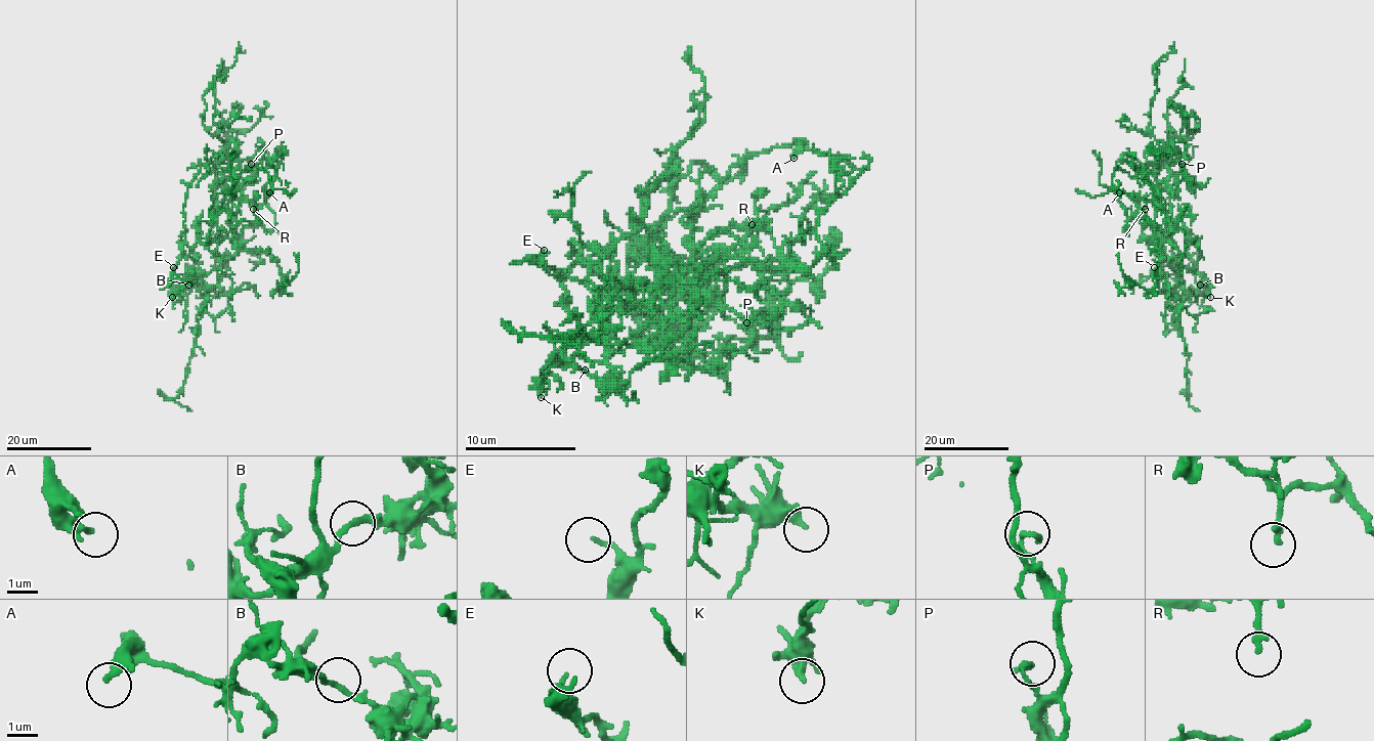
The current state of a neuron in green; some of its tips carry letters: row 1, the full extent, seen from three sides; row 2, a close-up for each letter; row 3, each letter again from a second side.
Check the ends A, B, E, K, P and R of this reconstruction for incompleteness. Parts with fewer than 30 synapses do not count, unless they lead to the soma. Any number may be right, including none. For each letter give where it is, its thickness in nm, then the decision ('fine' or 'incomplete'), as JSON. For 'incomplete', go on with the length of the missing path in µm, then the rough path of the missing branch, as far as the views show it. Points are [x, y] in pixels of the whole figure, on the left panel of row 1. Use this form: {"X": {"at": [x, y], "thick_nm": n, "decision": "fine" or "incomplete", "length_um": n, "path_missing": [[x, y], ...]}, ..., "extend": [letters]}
{"A": {"at": [269, 192], "thick_nm": 240, "decision": "fine"}, "B": {"at": [188, 285], "thick_nm": 170, "decision": "fine"}, "E": {"at": [173, 267], "thick_nm": 110, "decision": "fine"}, "K": {"at": [172, 297], "thick_nm": 190, "decision": "fine"}, "P": {"at": [251, 164], "thick_nm": 200, "decision": "fine"}, "R": {"at": [253, 209], "thick_nm": 200, "decision": "fine"}, "extend": []}

